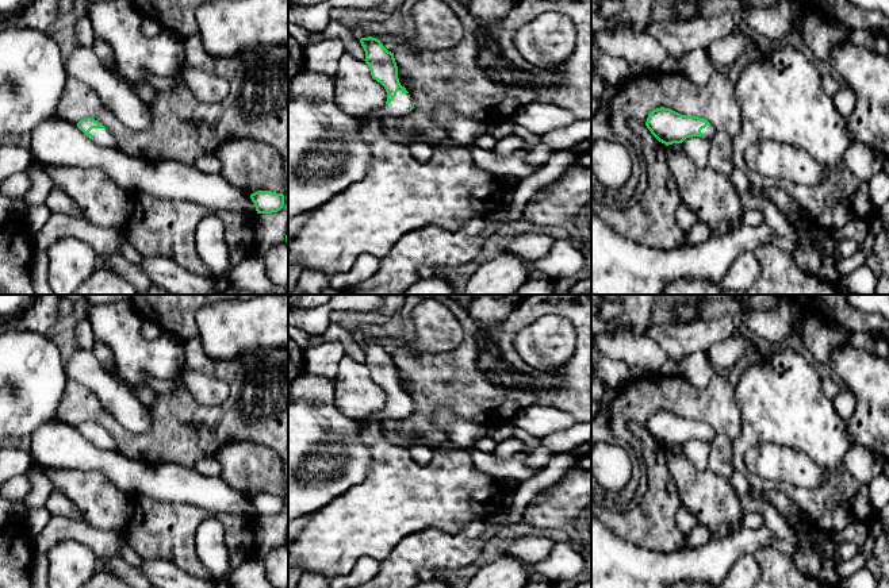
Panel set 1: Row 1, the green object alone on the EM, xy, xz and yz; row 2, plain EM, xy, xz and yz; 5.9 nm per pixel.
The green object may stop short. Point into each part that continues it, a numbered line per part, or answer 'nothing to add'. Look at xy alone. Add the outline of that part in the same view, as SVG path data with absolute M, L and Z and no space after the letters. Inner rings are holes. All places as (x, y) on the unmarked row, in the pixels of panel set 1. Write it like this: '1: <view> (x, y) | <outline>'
1: xy (102, 439) | M92 431L89 437L93 438L93 445L101 450L118 451L115 441L107 431Z

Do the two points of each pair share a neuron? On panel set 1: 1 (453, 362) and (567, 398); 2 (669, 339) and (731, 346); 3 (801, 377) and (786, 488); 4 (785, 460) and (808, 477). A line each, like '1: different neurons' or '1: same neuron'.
1: same neuron
2: different neurons
3: same neuron
4: same neuron

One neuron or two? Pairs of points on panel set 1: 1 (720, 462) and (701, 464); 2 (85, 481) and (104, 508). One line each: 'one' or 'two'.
1: two
2: one

